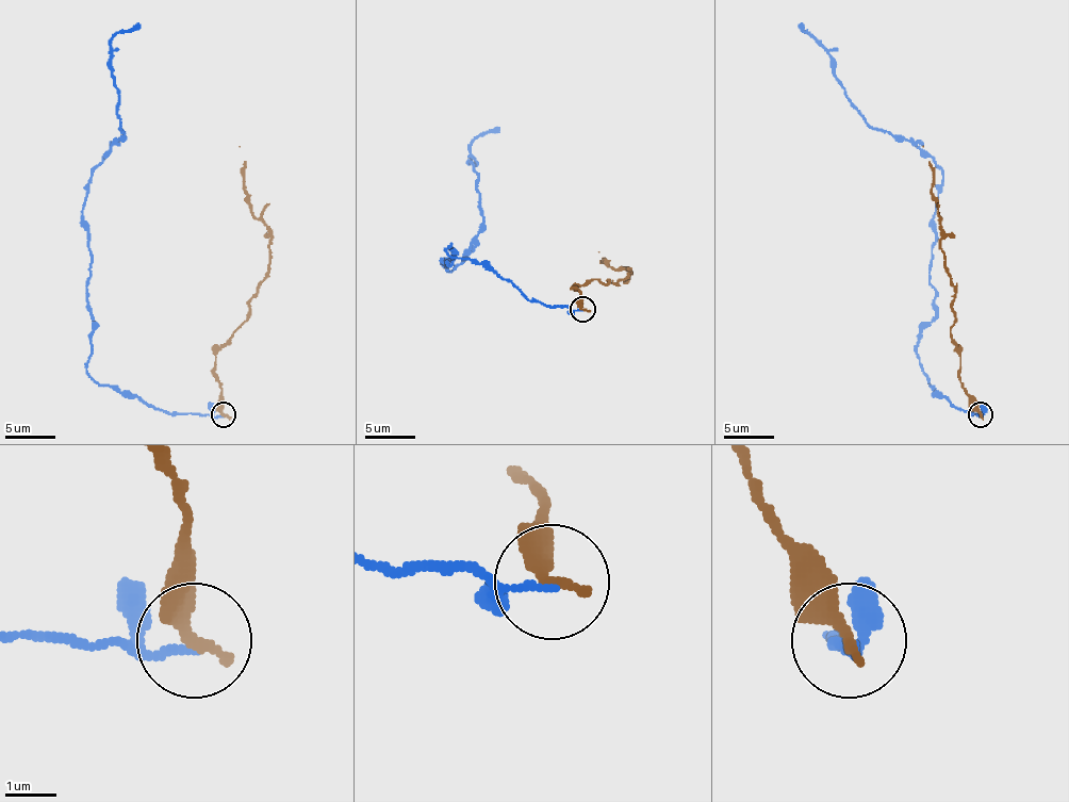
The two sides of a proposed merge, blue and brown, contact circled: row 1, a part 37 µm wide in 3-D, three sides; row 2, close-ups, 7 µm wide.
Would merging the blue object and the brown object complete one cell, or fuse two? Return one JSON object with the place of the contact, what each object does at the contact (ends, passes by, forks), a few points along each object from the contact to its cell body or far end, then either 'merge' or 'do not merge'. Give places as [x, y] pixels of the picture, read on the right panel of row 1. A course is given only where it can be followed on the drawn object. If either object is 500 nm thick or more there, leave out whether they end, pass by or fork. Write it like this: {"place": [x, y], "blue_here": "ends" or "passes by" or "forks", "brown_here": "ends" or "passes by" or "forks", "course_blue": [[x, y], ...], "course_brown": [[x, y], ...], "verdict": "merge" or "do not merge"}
{"place": [980, 414], "blue_here": "ends", "brown_here": "ends", "course_blue": [[981, 413], [931, 387], [916, 341], [936, 314], [928, 264], [943, 169], [904, 137], [873, 130], [802, 22]], "course_brown": [[981, 413], [958, 374], [960, 352], [951, 337], [953, 287], [931, 192], [934, 167], [923, 147]], "verdict": "do not merge"}

